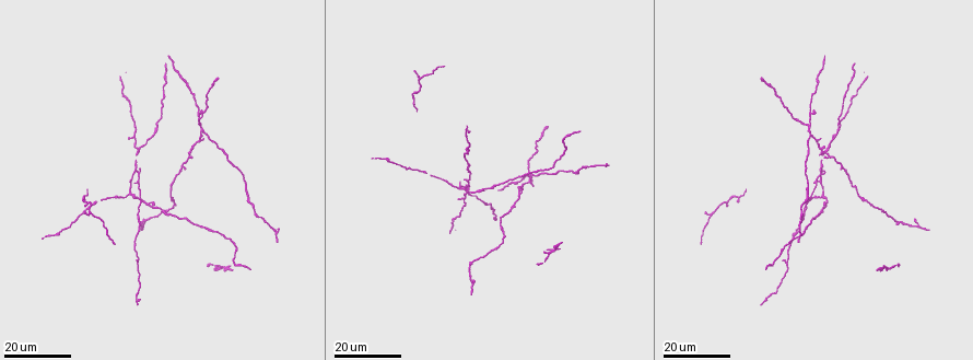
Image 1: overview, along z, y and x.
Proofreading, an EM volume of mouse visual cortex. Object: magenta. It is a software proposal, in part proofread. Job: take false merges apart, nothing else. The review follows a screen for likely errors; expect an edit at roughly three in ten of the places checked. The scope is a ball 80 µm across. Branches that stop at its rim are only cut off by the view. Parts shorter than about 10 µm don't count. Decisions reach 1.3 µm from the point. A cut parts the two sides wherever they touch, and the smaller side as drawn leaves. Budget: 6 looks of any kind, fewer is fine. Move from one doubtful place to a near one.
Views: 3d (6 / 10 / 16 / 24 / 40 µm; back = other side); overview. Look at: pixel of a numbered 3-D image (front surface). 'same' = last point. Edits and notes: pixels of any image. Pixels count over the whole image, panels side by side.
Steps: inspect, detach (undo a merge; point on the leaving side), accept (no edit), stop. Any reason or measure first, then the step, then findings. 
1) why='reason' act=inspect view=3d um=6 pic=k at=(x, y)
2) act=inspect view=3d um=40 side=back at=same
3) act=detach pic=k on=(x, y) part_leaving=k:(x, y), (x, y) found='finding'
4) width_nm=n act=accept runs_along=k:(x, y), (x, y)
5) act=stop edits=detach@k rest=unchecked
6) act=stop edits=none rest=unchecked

why='three-way junction' act=inspect view=3d um=24 pic=1 at=(131, 196)

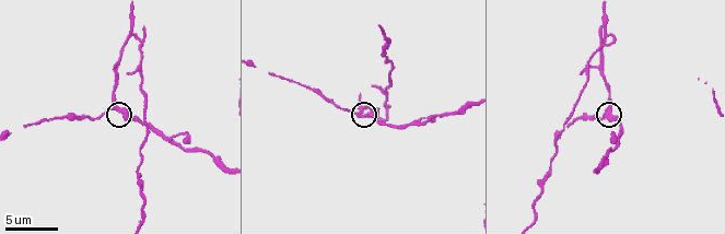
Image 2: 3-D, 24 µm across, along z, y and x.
act=inspect view=3d um=10 pic=2 at=(359, 116)

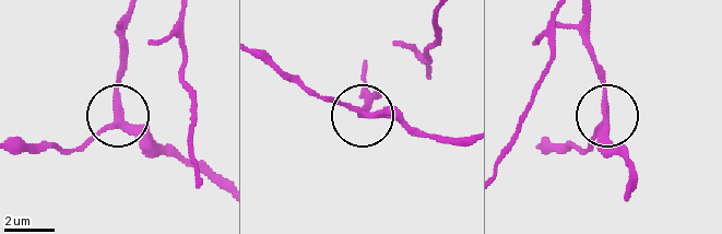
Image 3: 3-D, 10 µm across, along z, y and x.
arms=3 act=accept runs_along=3:(219, 187), (163, 151), (120, 114), (119, 34) found='one neuron here'

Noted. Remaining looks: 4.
why='side arm on a straight run' act=inspect view=3d um=16 pic=1 at=(139, 148)

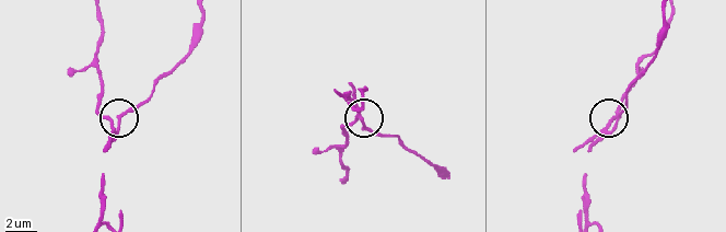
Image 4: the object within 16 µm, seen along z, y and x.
why='zoom in' act=inspect view=3d um=6 pic=4 at=(611, 128)

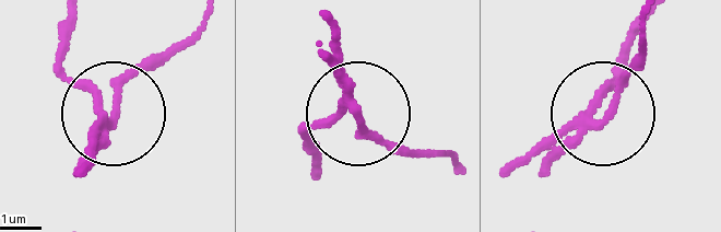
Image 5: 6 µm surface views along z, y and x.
arms=3 act=detach pic=5 on=(90, 159) part_leaving=5:(97, 129), (121, 88), (170, 57), (205, 14) found='two neurons meet here'

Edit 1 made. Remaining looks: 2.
act=stop edits=detach@5 rest=unchecked

